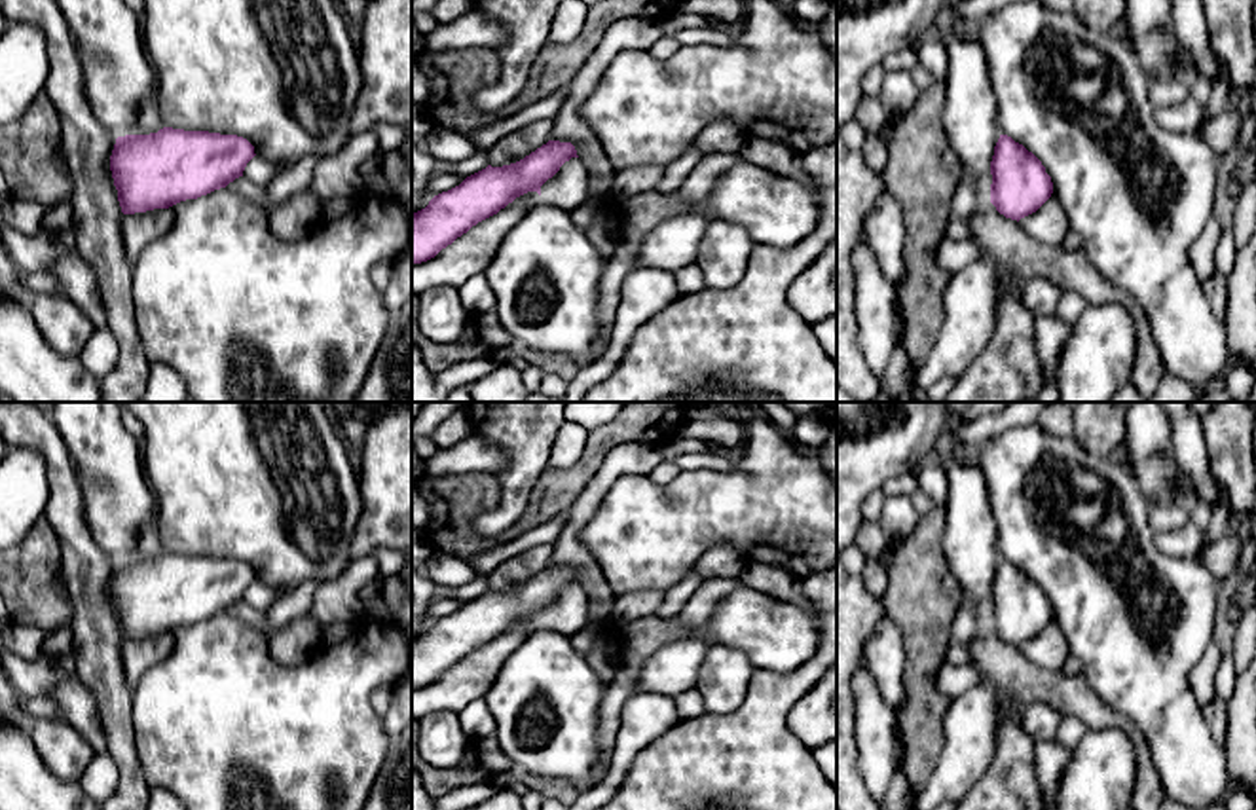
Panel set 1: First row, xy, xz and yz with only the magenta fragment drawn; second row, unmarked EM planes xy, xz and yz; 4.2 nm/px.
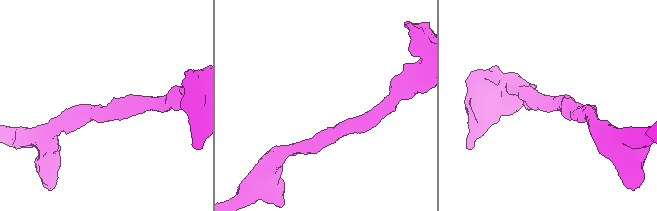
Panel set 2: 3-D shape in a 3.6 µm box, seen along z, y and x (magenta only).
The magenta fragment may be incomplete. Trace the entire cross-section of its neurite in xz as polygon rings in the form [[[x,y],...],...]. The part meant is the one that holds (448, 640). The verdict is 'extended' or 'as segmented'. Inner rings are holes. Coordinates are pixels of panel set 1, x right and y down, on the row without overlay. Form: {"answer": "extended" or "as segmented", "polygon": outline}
{"answer": "as segmented", "polygon": [[[548,565],[524,584],[467,601],[459,611],[434,620],[412,639],[412,690],[434,683],[478,647],[497,639],[516,622],[537,617],[571,582],[571,567]]]}

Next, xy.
{"answer": "as segmented", "polygon": [[[163,552],[118,561],[110,596],[123,639],[169,634],[243,601],[254,571],[237,560]]]}

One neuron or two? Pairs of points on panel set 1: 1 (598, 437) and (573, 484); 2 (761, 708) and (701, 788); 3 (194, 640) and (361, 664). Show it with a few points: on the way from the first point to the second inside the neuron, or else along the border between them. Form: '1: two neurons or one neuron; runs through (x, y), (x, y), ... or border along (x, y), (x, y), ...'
1: one neuron; runs through (596, 448), (581, 473)
2: one neuron; runs through (759, 727), (720, 769)
3: one neuron; runs through (236, 680), (319, 680)

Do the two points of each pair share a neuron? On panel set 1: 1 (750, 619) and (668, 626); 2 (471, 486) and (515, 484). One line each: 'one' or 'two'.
1: one
2: two

